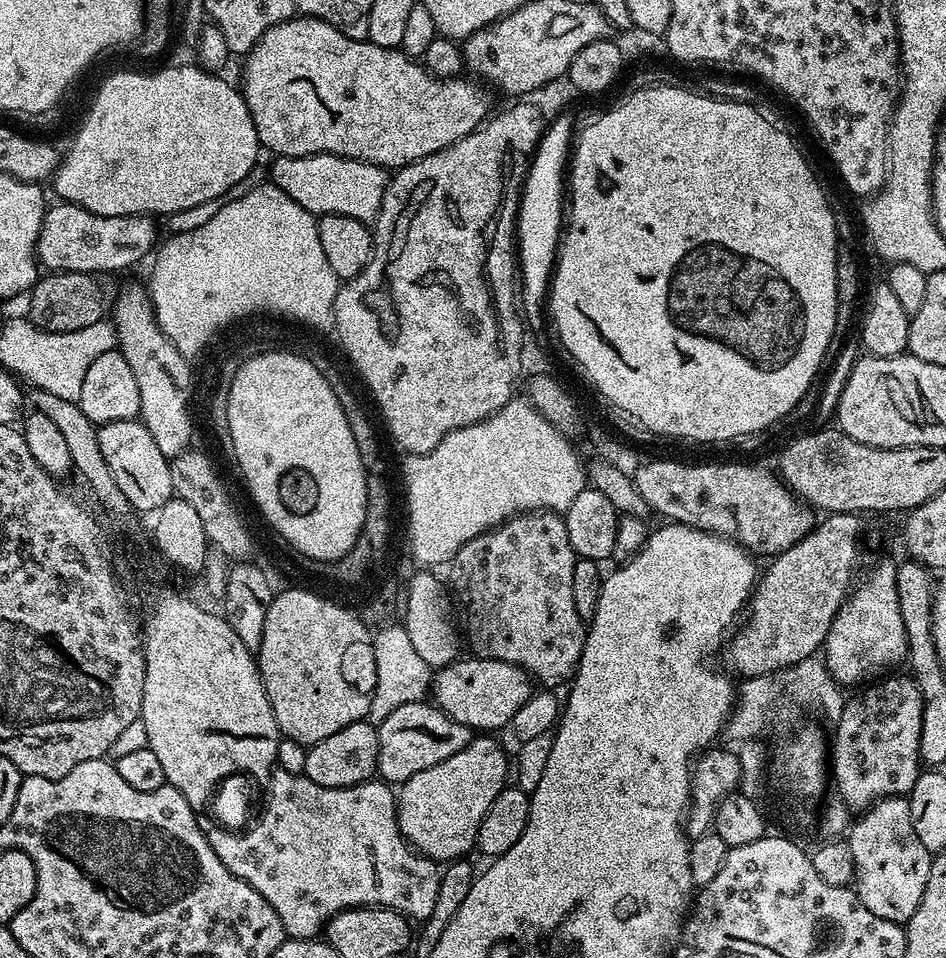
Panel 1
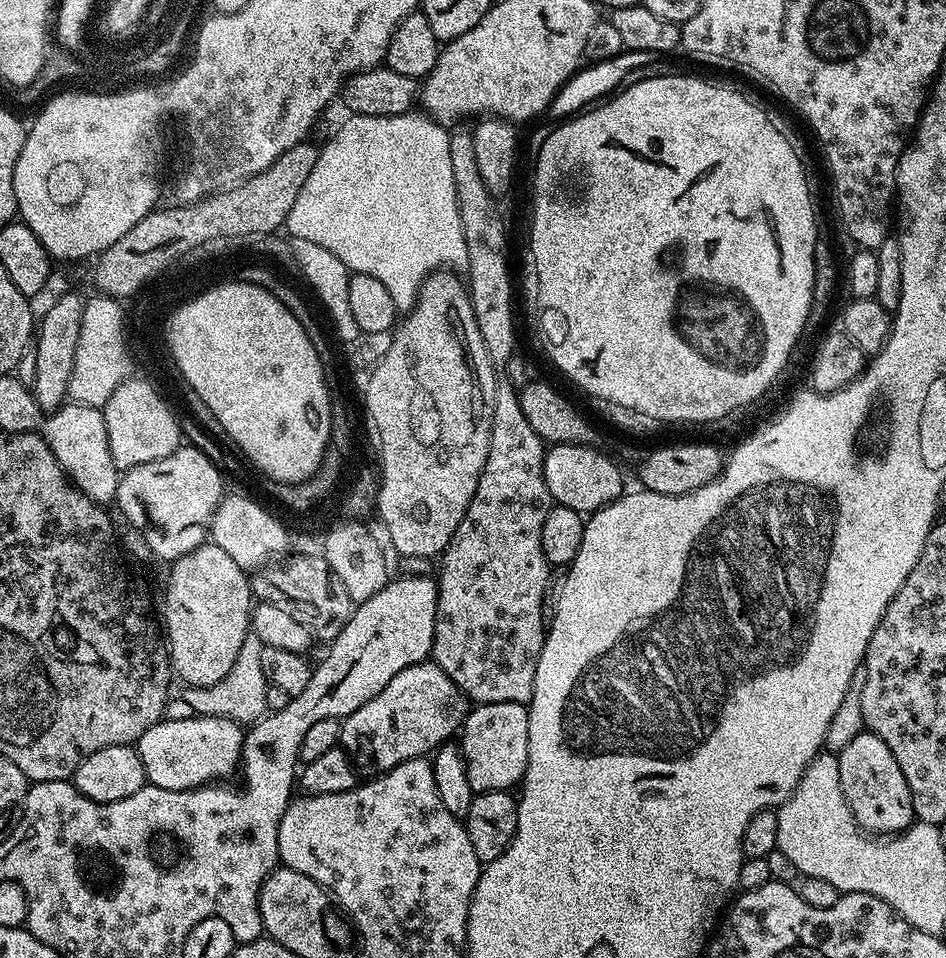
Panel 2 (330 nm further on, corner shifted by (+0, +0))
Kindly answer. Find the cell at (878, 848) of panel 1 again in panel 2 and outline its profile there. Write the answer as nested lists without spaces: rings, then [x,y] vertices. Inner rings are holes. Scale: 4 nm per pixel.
[[[863,730],[852,742],[838,753],[838,774],[842,782],[842,794],[846,794],[846,802],[858,822],[858,826],[869,834],[899,834],[907,830],[916,820],[910,786],[906,786],[906,774],[902,774],[898,762],[894,762],[894,754],[890,754],[890,746],[882,742],[873,732]]]

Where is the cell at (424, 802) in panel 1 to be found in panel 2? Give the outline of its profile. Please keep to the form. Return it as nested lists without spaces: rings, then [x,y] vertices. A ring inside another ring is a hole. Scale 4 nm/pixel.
[[[518,702],[476,704],[464,717],[458,747],[463,753],[466,778],[474,793],[515,789],[523,781],[528,765],[527,707]]]

